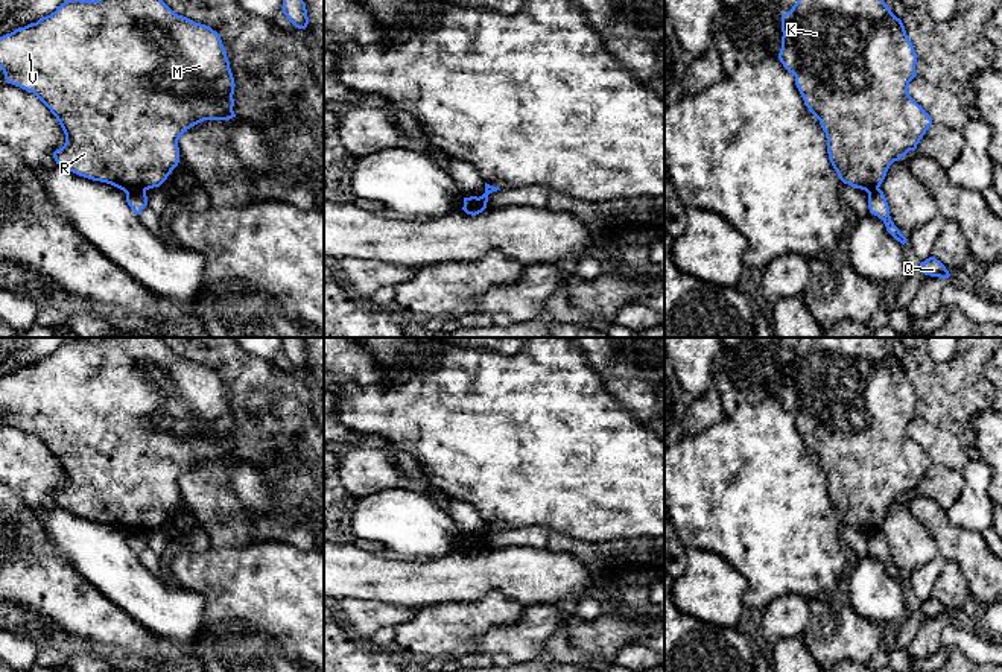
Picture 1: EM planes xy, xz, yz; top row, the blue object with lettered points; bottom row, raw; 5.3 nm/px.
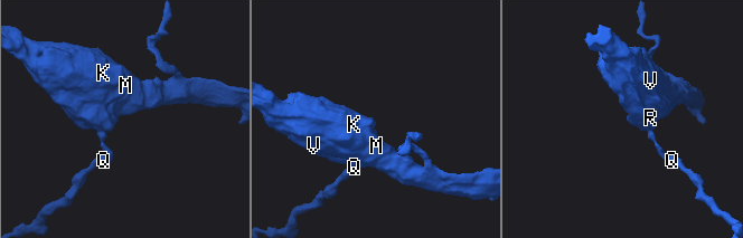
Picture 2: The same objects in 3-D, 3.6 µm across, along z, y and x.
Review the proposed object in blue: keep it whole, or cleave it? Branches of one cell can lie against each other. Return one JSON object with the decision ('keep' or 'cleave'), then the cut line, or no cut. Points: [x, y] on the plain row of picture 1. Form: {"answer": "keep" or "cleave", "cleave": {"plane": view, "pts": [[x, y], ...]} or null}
{"answer": "cleave", "cleave": {"plane": "xz", "pts": [[485, 546], [469, 546], [464, 551]]}}

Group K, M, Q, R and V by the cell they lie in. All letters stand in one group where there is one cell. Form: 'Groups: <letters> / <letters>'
Groups: K M R V / Q

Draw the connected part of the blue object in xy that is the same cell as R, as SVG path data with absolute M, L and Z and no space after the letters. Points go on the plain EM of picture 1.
M71 338L36 363L0 377L0 409L8 424L33 433L59 462L65 483L53 493L56 505L123 532L160 528L178 506L178 480L192 467L236 458L236 424L219 374L175 354L160 338Z

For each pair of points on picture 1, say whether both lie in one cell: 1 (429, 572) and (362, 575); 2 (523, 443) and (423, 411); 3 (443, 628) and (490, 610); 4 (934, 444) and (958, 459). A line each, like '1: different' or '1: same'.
1: same
2: same
3: same
4: same

